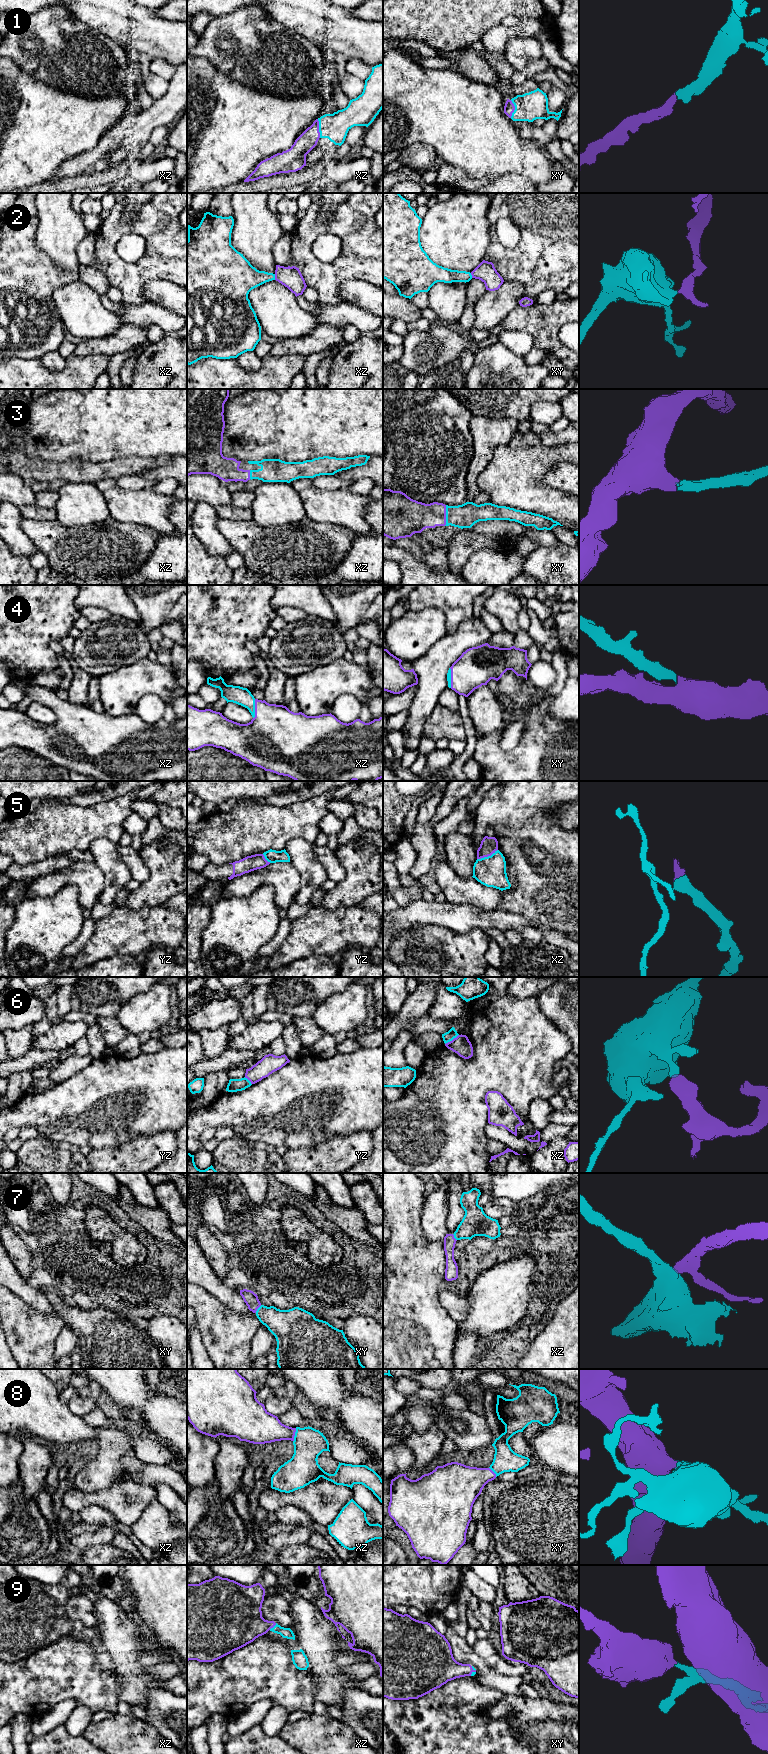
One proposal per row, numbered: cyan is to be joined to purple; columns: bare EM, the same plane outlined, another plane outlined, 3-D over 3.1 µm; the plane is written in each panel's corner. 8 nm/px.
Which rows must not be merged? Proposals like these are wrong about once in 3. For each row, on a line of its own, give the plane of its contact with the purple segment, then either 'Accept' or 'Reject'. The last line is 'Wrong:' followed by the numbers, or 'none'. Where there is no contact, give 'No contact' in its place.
1: Touches purple in xz. Accept
2: Touches purple in xz. Reject
3: Touches purple in xy. Accept
4: Touches purple in xy. Accept
5: Touches purple in xz. Accept
6: Touches purple in xz. Reject
7: Touches purple in xy. Accept
8: Touches purple in xz. Accept
9: Touches purple in xz. Accept
Wrong: 2, 6

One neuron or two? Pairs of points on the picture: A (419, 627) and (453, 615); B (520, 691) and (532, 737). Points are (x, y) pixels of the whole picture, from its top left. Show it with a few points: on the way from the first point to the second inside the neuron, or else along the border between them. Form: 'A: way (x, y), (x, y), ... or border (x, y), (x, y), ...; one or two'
A: border (424, 608), (438, 608), (444, 614), (447, 632); two
B: way (522, 702), (522, 705), (532, 715), (532, 726); one

